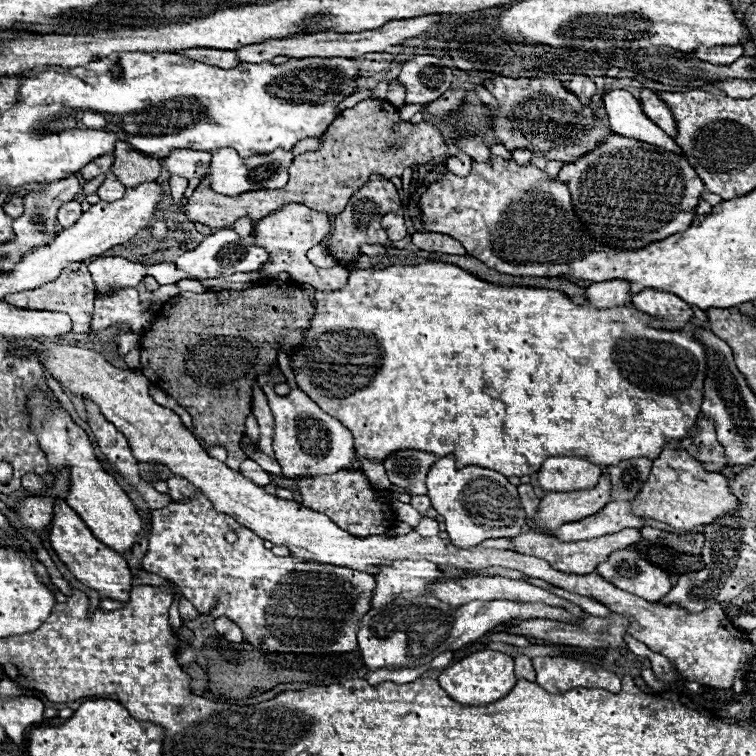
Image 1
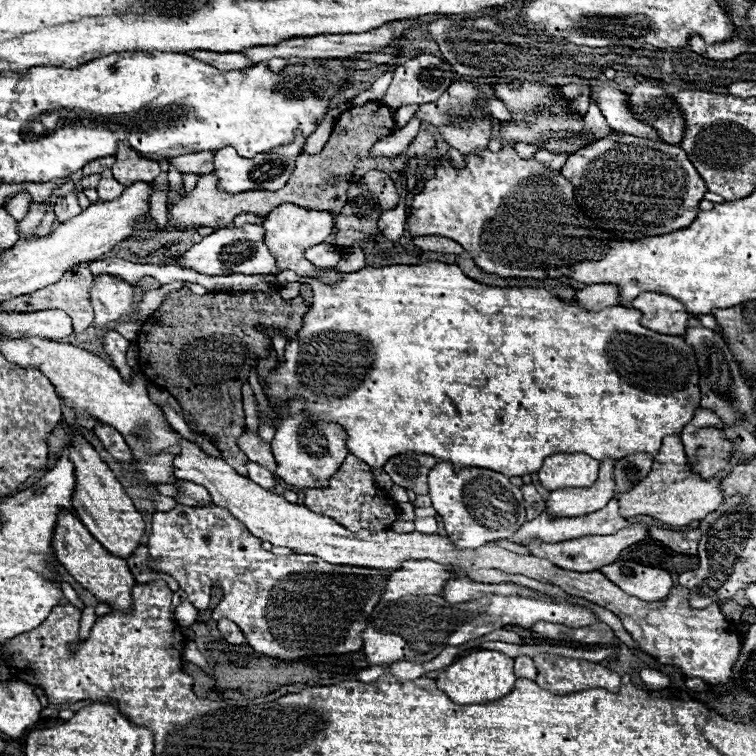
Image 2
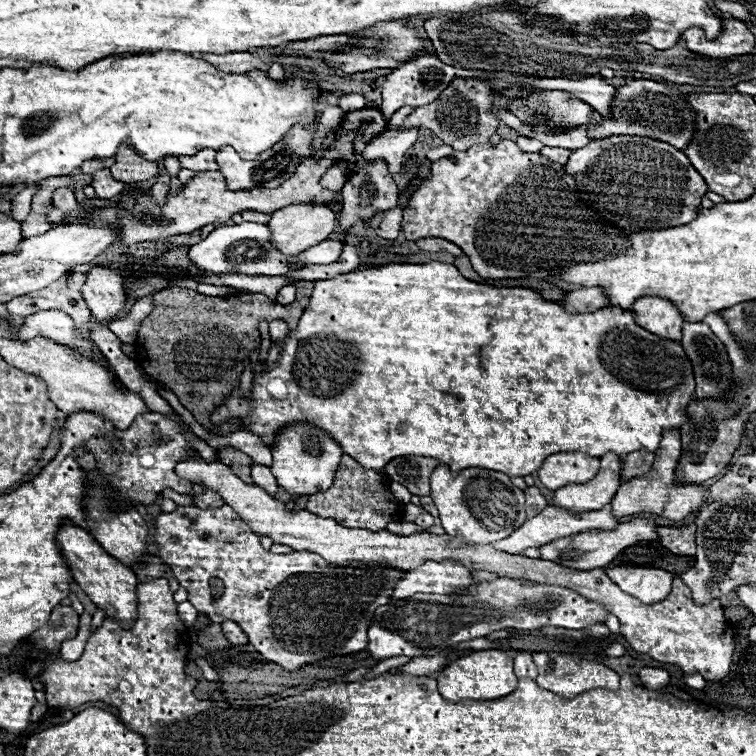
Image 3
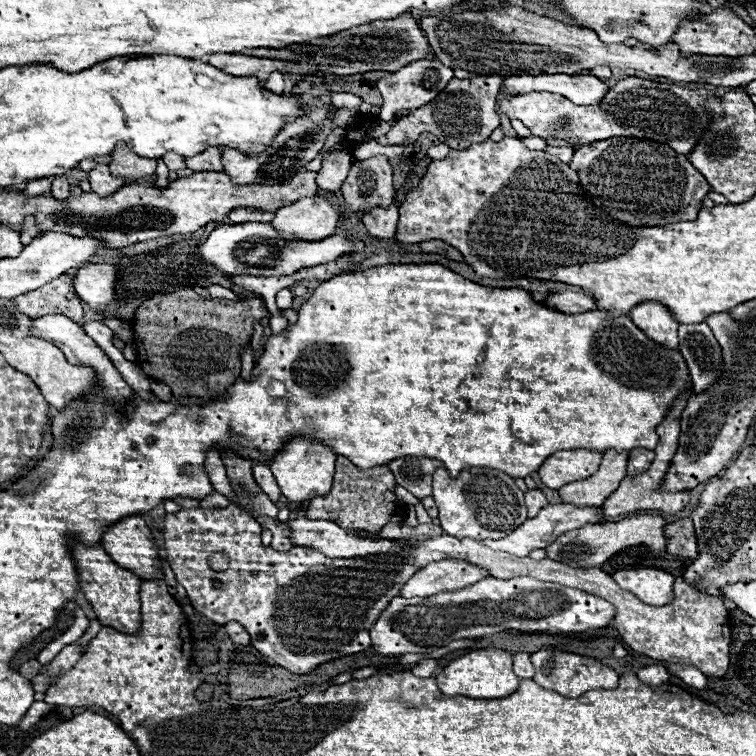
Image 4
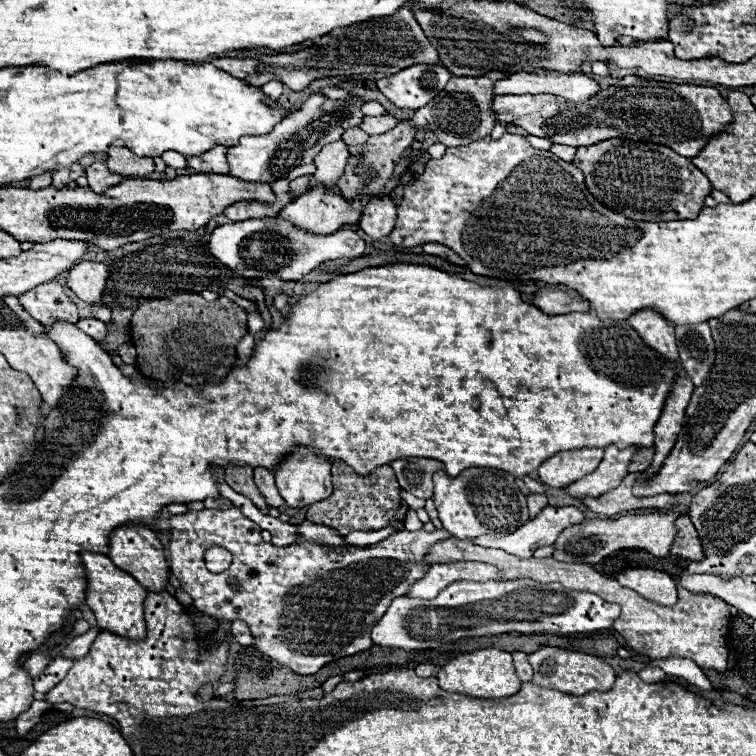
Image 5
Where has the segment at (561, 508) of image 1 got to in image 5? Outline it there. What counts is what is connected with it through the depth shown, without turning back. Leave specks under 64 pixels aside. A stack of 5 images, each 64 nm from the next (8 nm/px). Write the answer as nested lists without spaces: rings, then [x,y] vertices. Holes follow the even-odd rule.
[[[606,446],[606,454],[600,466],[586,478],[566,486],[566,492],[572,498],[580,498],[580,496],[600,496],[606,490],[616,488],[622,482],[622,478],[628,474],[628,466],[636,450],[638,450],[636,446],[630,446],[626,450],[620,450],[616,446]]]

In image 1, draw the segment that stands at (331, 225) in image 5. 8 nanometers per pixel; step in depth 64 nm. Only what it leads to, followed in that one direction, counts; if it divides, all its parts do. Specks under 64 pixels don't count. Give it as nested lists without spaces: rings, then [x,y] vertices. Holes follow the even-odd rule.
[[[286,204],[280,210],[274,210],[270,216],[262,218],[254,226],[256,244],[266,248],[266,252],[270,254],[270,262],[260,272],[270,278],[276,278],[276,274],[280,272],[288,272],[296,282],[312,284],[316,290],[326,290],[326,292],[342,288],[342,284],[346,284],[349,276],[349,272],[343,266],[322,270],[310,264],[306,258],[308,248],[320,244],[328,234],[330,234],[330,216],[324,212],[316,212],[302,204]]]

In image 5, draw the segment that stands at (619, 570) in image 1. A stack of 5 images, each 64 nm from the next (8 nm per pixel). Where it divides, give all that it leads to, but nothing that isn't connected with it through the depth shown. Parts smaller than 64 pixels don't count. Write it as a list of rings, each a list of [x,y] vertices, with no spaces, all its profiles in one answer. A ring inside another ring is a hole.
[[[632,568],[618,574],[616,580],[620,582],[620,586],[630,588],[656,604],[670,606],[676,602],[676,580],[666,572],[650,568]]]

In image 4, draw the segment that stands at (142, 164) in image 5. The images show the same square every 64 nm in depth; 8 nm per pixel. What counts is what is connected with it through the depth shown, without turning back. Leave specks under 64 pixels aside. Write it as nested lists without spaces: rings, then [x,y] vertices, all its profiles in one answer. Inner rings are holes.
[[[118,144],[112,152],[112,162],[108,164],[110,172],[118,178],[124,178],[126,182],[148,178],[156,172],[156,160],[140,158],[136,156],[128,146]]]

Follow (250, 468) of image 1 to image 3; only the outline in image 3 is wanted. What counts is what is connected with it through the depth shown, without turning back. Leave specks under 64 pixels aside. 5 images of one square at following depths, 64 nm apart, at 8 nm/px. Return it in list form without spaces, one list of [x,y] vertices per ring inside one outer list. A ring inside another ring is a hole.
[[[252,464],[252,478],[254,478],[254,484],[262,486],[270,496],[276,496],[276,492],[278,492],[278,482],[276,482],[276,478],[272,476],[272,472],[270,472],[268,466]]]

